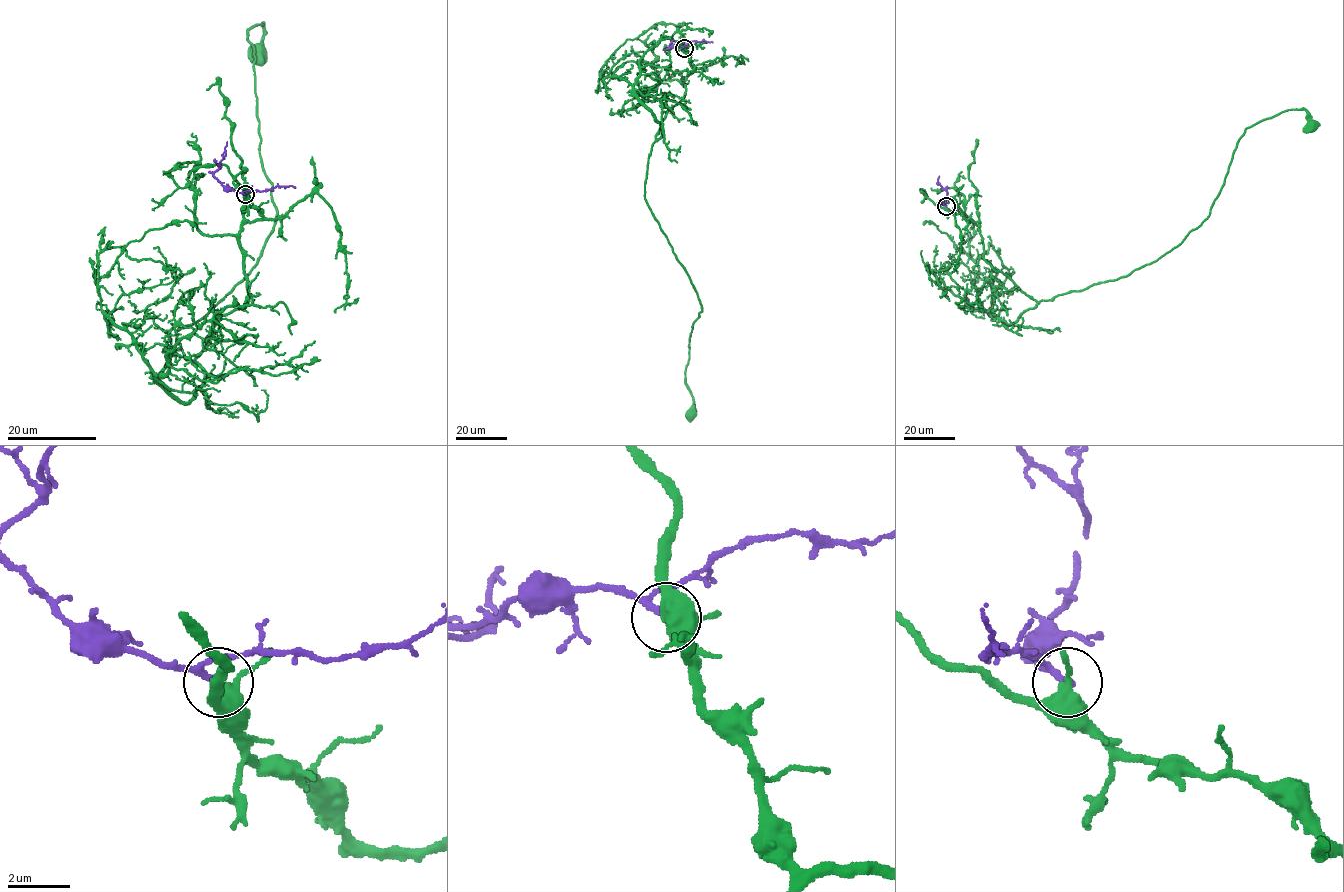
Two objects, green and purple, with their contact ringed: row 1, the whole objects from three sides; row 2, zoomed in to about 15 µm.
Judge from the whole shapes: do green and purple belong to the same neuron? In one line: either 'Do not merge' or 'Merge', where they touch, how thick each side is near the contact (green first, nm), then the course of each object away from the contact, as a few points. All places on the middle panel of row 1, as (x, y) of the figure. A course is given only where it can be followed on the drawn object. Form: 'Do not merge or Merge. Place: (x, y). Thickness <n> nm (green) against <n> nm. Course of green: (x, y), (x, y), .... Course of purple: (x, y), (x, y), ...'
Do not merge. Place: (684, 48). Thickness 400 nm (green) against 170 nm. Course of green: (684, 48), (694, 69), (655, 135), (644, 199), (700, 301), (685, 371), (691, 413). Course of purple: (684, 48), (675, 45), (665, 49), (674, 41)

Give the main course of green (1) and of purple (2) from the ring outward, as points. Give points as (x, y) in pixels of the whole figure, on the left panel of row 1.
1: (245, 195), (263, 217), (239, 234), (247, 303), (196, 362), (176, 331), (273, 228), (262, 24), (258, 55)
2: (245, 195), (229, 190), (213, 175), (225, 155), (227, 141)

